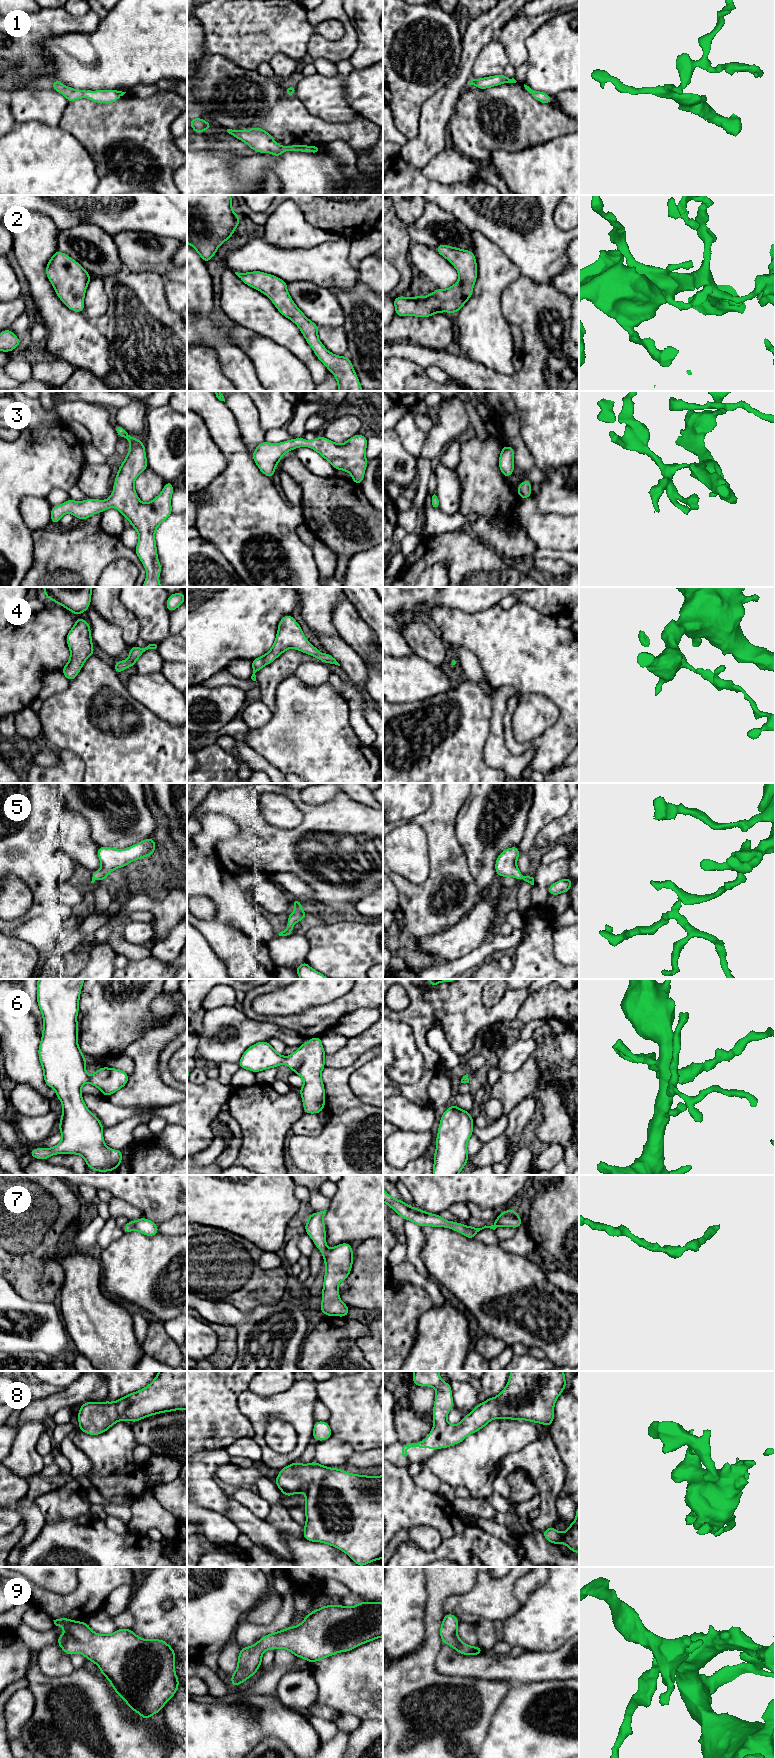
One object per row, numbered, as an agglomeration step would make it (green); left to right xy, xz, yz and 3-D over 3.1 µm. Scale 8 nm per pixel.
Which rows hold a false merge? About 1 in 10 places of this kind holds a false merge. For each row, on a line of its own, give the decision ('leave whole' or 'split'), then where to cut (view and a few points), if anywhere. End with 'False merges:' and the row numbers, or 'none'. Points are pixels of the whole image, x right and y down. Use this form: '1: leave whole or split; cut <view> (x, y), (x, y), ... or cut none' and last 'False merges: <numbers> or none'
1: leave whole; cut none
2: leave whole; cut none
3: leave whole; cut none
4: leave whole; cut none
5: leave whole; cut none
6: leave whole; cut none
7: leave whole; cut none
8: leave whole; cut none
9: leave whole; cut none
False merges: none

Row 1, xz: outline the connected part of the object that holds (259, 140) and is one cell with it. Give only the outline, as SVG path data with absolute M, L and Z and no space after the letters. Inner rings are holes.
M252 127L249 131L227 129L227 132L245 142L254 151L259 153L271 153L274 154L276 158L279 158L281 153L286 151L301 151L305 153L315 153L318 151L317 147L309 145L294 144L281 146L273 139L271 134L258 127Z

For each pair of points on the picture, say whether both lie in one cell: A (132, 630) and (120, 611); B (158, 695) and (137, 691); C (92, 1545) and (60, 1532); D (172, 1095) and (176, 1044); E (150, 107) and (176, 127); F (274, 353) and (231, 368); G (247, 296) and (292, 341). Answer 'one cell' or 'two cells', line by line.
A: one cell
B: one cell
C: one cell
D: two cells
E: two cells
F: two cells
G: one cell

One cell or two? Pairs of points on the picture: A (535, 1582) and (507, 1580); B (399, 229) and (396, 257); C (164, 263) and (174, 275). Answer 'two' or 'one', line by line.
A: two
B: one
C: two

